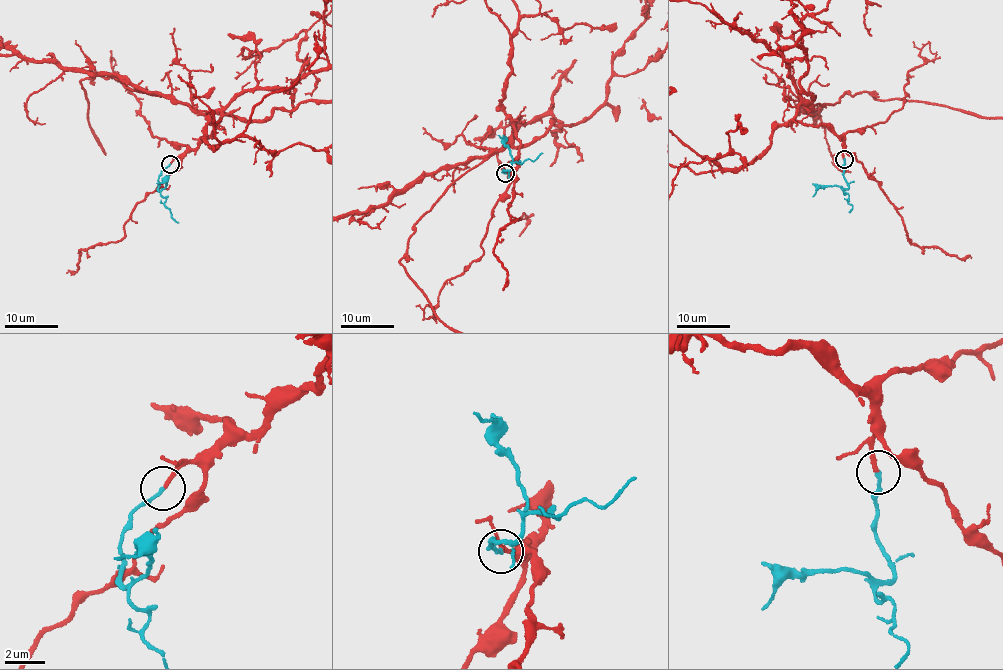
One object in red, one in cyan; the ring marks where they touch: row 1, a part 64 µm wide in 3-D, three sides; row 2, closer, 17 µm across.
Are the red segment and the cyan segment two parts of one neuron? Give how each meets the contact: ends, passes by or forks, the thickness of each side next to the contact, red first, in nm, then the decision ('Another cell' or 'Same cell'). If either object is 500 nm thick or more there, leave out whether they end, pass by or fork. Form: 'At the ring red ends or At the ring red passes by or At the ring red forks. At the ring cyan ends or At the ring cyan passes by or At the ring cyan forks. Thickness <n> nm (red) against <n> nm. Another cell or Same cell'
At the ring red ends. At the ring cyan ends. Thickness 200 nm (red) against 170 nm. Same cell

